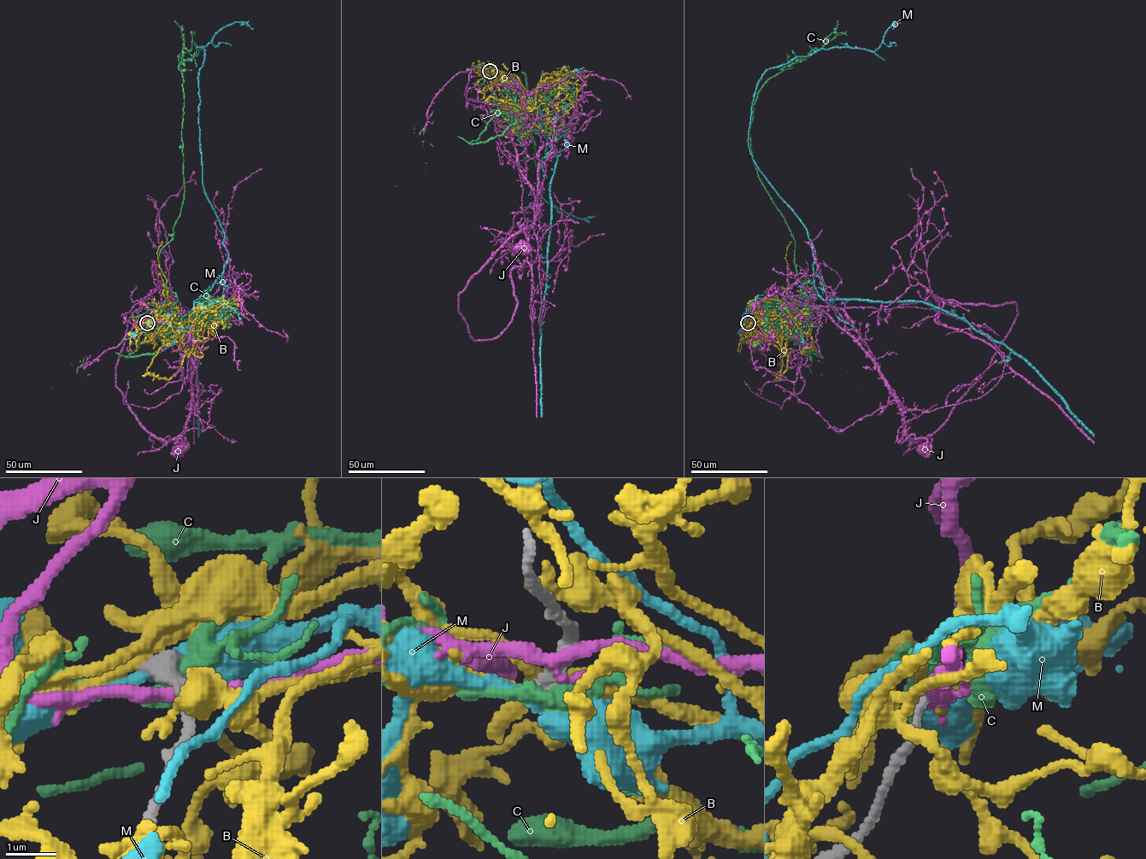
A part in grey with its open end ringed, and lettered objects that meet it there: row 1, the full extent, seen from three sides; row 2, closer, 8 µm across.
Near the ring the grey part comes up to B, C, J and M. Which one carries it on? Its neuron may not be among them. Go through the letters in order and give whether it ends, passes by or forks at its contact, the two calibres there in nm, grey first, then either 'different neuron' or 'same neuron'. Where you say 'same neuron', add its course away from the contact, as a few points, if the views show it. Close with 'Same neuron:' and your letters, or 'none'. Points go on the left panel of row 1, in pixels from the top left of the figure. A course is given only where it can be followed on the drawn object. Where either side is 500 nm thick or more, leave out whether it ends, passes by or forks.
B: it forks | 360/320 nm | different neuron
C: it forks | 360/360 nm | different neuron
J: it passes by | 360/280 nm | different neuron
M: it passes by | 360/420 nm | different neuron
Same neuron: none

